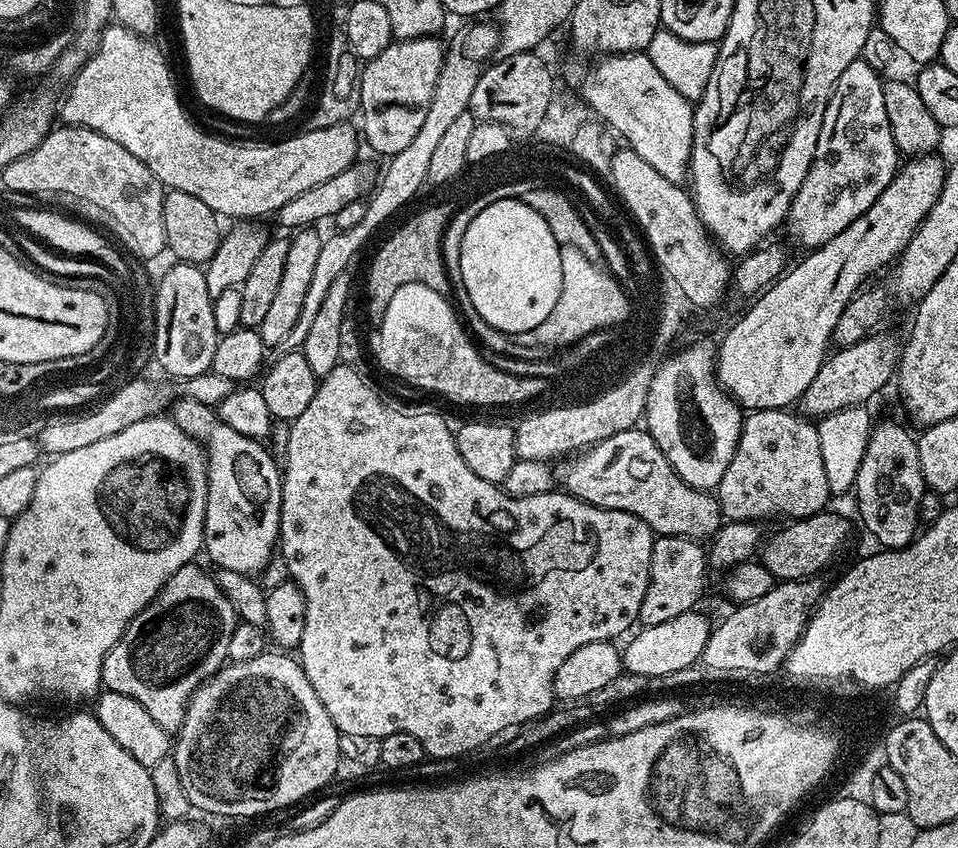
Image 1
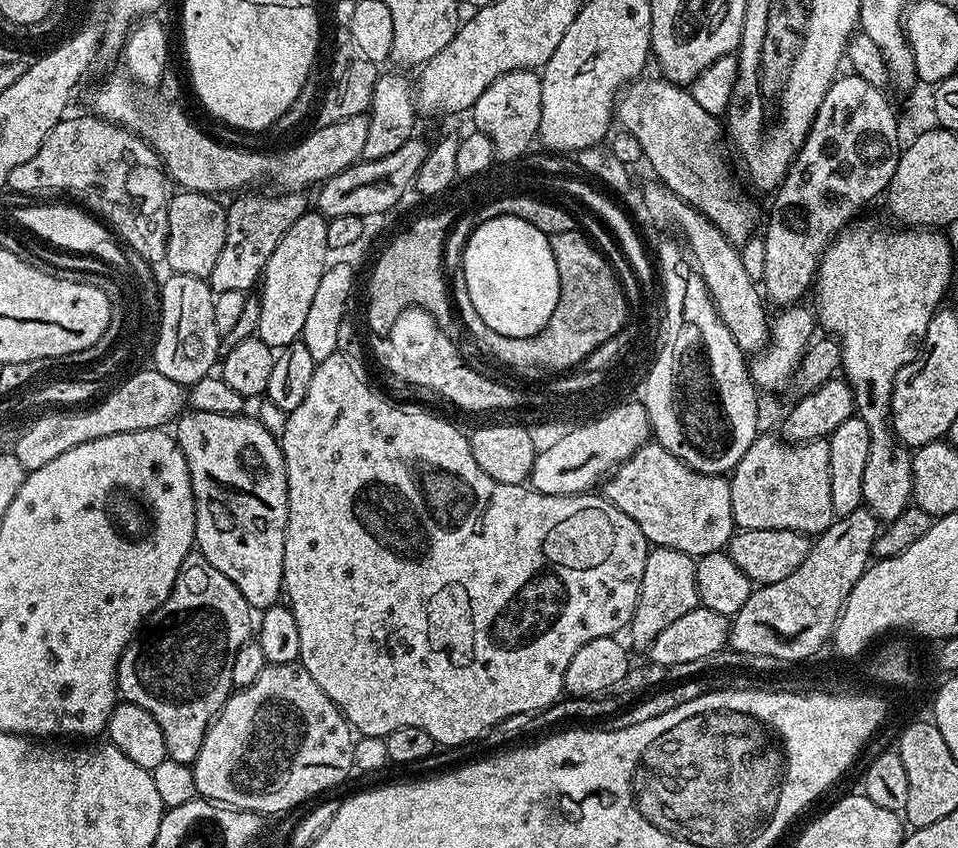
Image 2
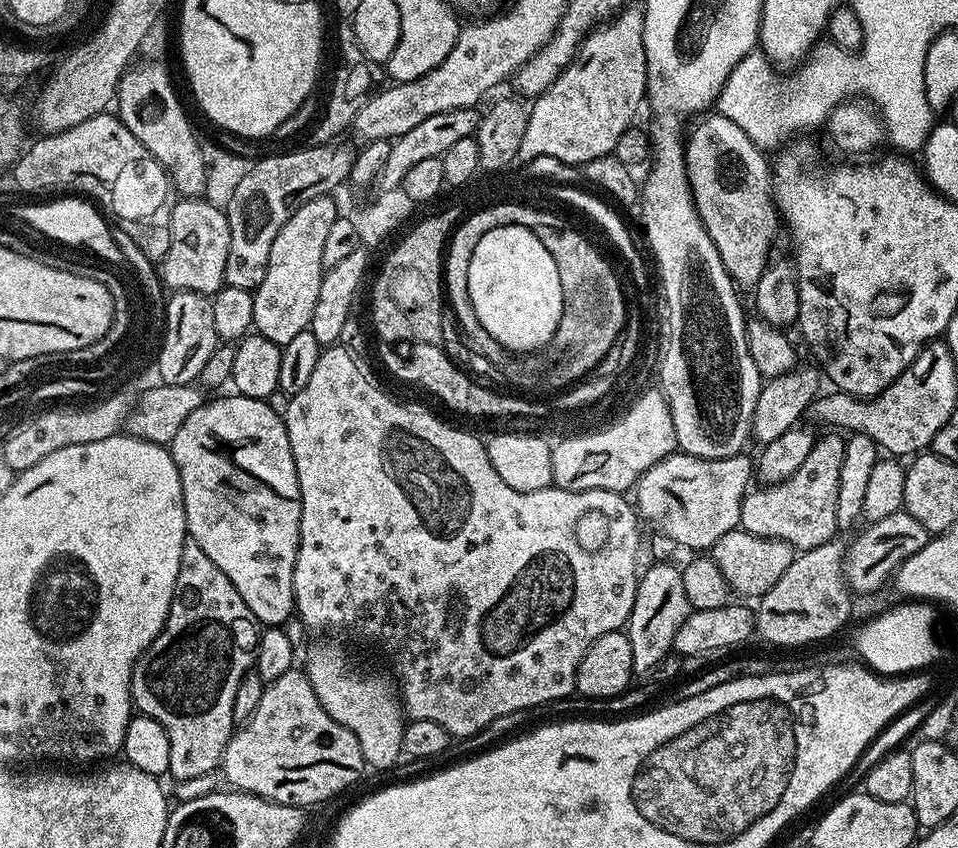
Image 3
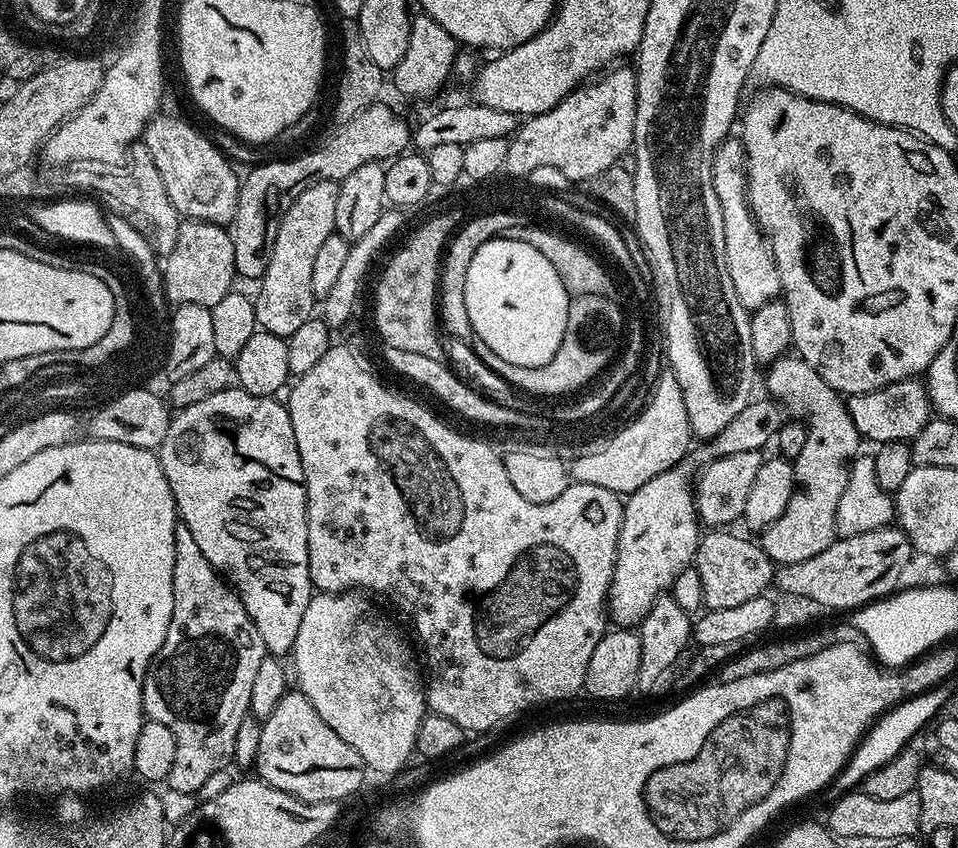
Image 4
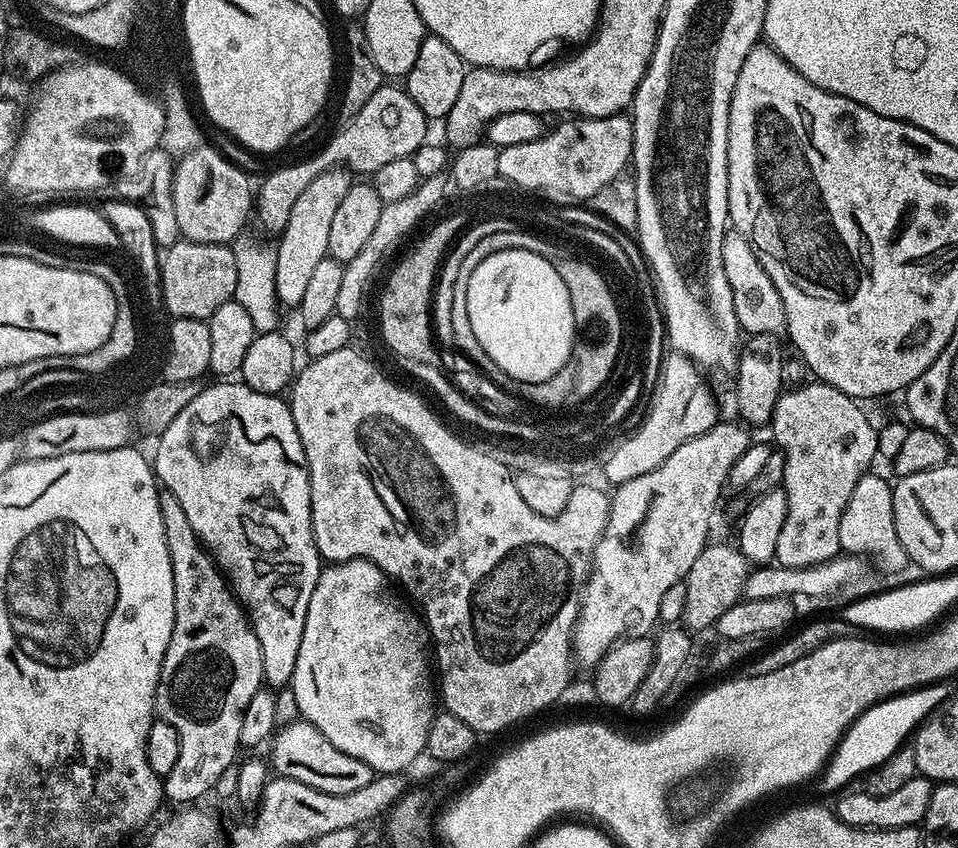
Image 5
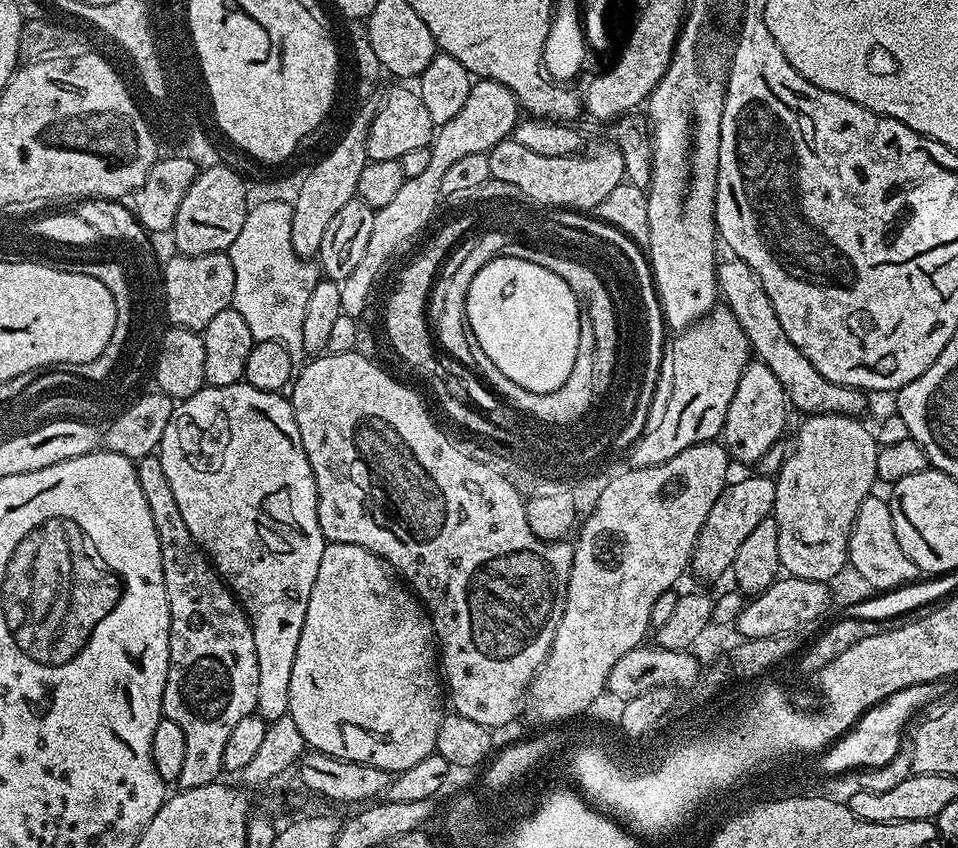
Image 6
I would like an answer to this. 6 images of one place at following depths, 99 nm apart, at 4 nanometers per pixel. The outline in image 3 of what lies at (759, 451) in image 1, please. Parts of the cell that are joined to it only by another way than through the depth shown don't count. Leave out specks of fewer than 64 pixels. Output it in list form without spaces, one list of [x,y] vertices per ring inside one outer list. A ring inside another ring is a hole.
[[[832,434],[836,436],[823,436],[821,435],[814,447],[810,450],[810,454],[806,454],[806,462],[802,462],[802,466],[798,466],[798,470],[794,470],[794,474],[790,474],[790,478],[786,478],[780,484],[770,484],[767,486],[757,487],[757,492],[755,490],[749,490],[744,496],[744,501],[742,502],[742,510],[740,511],[740,527],[744,529],[745,532],[750,534],[758,534],[762,538],[767,540],[781,540],[790,545],[794,550],[799,550],[800,552],[805,552],[811,548],[817,548],[822,546],[827,540],[833,539],[837,535],[838,529],[836,523],[838,522],[838,474],[842,472],[842,454],[844,453],[844,442],[845,437],[840,434]]]

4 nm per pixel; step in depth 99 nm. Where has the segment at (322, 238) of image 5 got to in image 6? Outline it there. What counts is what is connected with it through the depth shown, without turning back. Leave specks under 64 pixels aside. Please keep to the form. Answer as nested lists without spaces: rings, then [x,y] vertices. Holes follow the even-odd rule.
[[[364,102],[360,113],[348,124],[344,137],[329,150],[313,167],[307,169],[306,182],[292,205],[293,222],[290,229],[290,242],[294,251],[301,258],[312,258],[319,253],[322,237],[326,234],[326,226],[330,226],[334,214],[346,206],[346,202],[357,199],[358,178],[362,178],[362,170],[369,164],[368,131],[376,114],[377,105]]]

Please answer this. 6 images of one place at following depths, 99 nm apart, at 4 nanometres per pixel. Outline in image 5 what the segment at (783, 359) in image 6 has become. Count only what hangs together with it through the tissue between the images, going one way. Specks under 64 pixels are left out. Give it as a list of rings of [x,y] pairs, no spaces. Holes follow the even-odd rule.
[[[735,230],[725,231],[722,242],[722,270],[726,270],[726,282],[730,282],[730,294],[734,297],[734,314],[738,314],[741,329],[748,334],[780,334],[787,329],[786,310],[782,306],[782,294],[774,290],[770,274],[762,270],[758,254]]]

